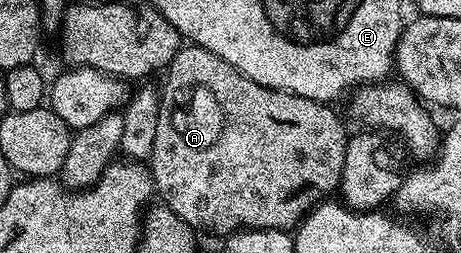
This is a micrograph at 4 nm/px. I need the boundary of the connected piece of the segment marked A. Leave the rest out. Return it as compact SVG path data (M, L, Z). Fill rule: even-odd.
M184 44L177 51L170 65L165 70L161 96L159 98L159 118L157 119L157 139L153 142L153 151L149 158L151 179L155 182L155 193L161 198L162 204L172 209L180 219L191 225L195 231L212 229L215 233L230 235L245 229L285 229L294 230L299 222L319 204L330 198L338 190L341 179L341 167L345 167L345 147L349 129L343 126L343 121L334 113L330 104L314 101L296 93L286 93L283 89L270 89L253 79L249 79L241 71L237 71L225 59L213 55L200 45Z

